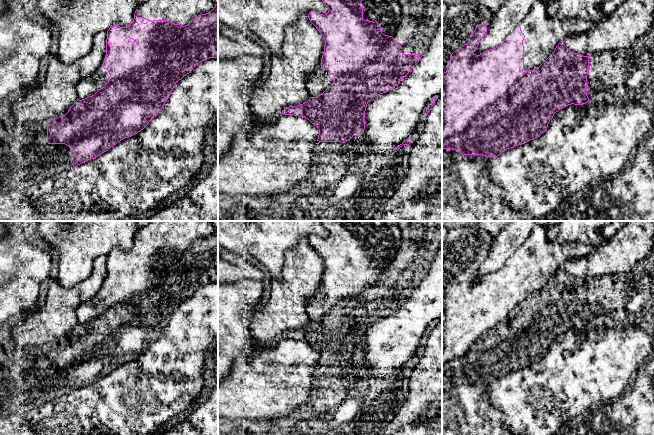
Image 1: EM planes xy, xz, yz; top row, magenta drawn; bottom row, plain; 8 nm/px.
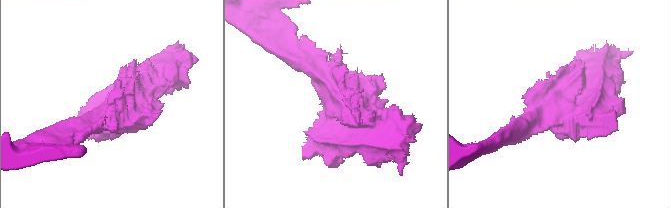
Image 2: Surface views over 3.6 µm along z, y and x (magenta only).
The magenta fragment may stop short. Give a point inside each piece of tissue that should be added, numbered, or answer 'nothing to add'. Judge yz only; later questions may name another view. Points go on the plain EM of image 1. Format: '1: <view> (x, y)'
1: yz (542, 257)

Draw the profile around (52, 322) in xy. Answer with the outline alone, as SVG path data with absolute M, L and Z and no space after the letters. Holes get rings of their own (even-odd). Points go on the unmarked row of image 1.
M107 255L93 263L90 276L71 288L51 281L44 305L27 316L13 329L13 338L21 345L41 346L65 339L77 325L77 311L82 303L91 300L106 279Z

